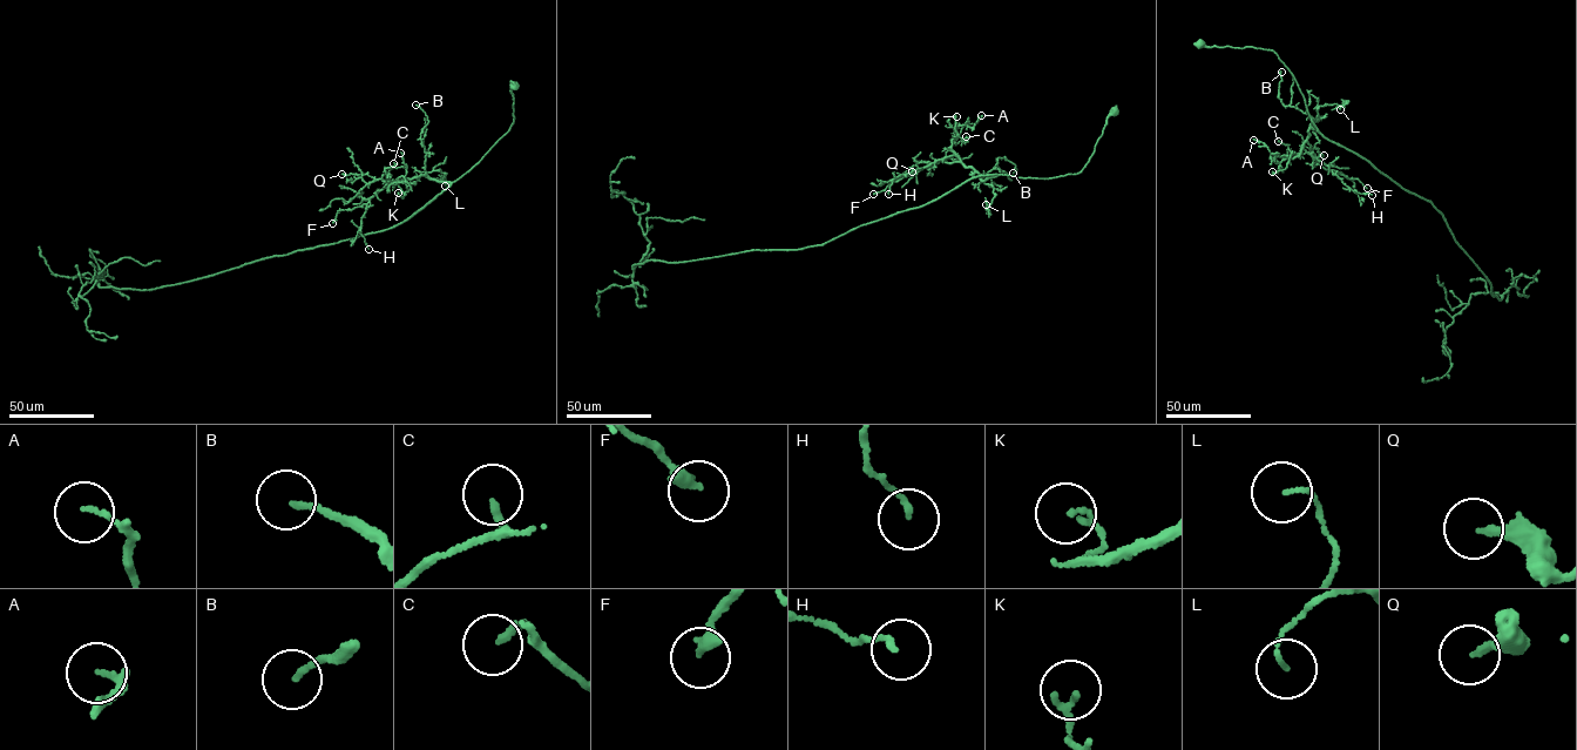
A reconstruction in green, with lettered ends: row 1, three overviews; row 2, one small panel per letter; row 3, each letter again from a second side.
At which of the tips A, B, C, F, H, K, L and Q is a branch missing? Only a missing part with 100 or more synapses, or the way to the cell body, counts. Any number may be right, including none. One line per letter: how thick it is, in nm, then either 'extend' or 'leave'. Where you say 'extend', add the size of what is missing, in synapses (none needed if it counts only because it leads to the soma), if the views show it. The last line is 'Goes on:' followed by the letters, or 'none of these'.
A: 70 nm thick; leave
B: 130 nm thick; leave
C: 160 nm thick; leave
F: 240 nm thick; leave
H: 100 nm thick; leave
K: 90 nm thick; leave
L: 90 nm thick; leave
Q: 190 nm thick; leave
Goes on: none of these

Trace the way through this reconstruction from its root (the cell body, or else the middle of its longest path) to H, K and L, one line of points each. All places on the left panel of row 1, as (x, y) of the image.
H: (514, 87), (509, 129), (460, 177), (446, 183), (422, 174), (388, 183), (370, 197), (358, 231), (369, 249)
K: (514, 87), (513, 122), (478, 163), (446, 183), (422, 174), (406, 177), (393, 186), (398, 193)
L: (514, 87), (513, 122), (478, 163), (446, 183), (425, 173), (440, 169), (446, 175), (445, 186)

